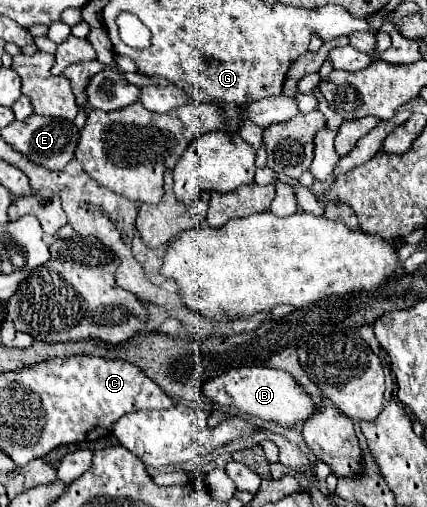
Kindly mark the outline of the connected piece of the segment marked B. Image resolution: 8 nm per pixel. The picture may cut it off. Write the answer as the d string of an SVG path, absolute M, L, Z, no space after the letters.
M242 366L242 368L234 368L234 370L228 370L226 374L222 376L216 376L212 380L208 380L204 384L204 392L206 396L216 402L216 404L222 404L222 406L236 406L240 408L242 412L250 414L250 416L258 416L266 422L274 422L278 426L284 426L284 428L294 428L296 424L304 424L318 408L318 404L312 400L312 396L292 378L292 374L284 372L284 370L274 370L274 368L266 368L266 366Z

